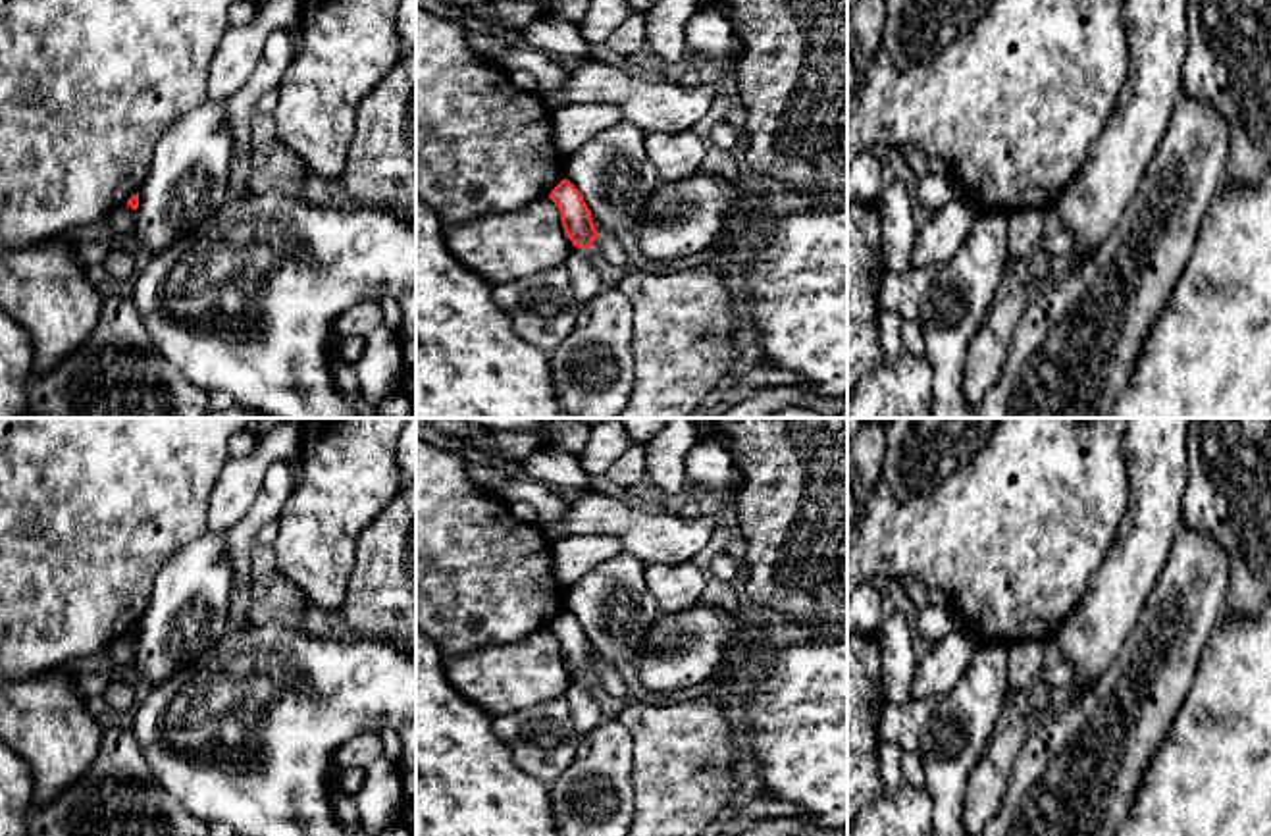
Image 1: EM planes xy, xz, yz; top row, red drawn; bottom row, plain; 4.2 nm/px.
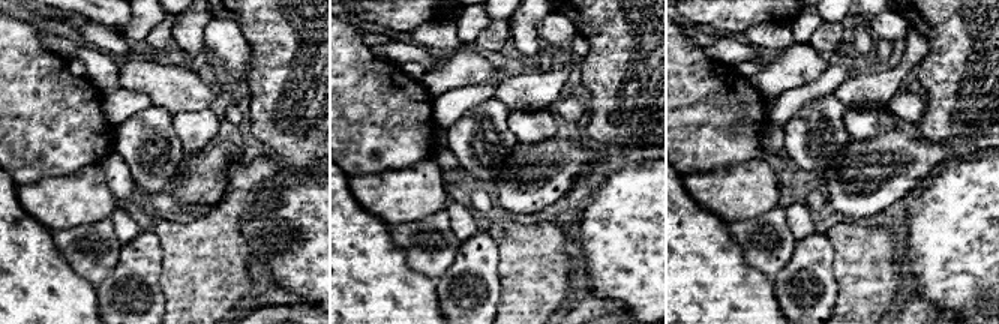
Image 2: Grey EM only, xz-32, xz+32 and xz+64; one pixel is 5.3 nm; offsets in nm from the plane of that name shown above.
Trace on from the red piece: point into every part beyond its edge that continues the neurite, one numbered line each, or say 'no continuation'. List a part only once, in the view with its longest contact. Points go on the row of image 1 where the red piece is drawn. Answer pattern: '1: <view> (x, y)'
no continuation

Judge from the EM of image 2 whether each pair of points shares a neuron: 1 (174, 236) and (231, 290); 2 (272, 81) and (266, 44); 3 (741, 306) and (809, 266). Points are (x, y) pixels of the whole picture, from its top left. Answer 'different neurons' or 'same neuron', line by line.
1: same neuron
2: same neuron
3: different neurons

